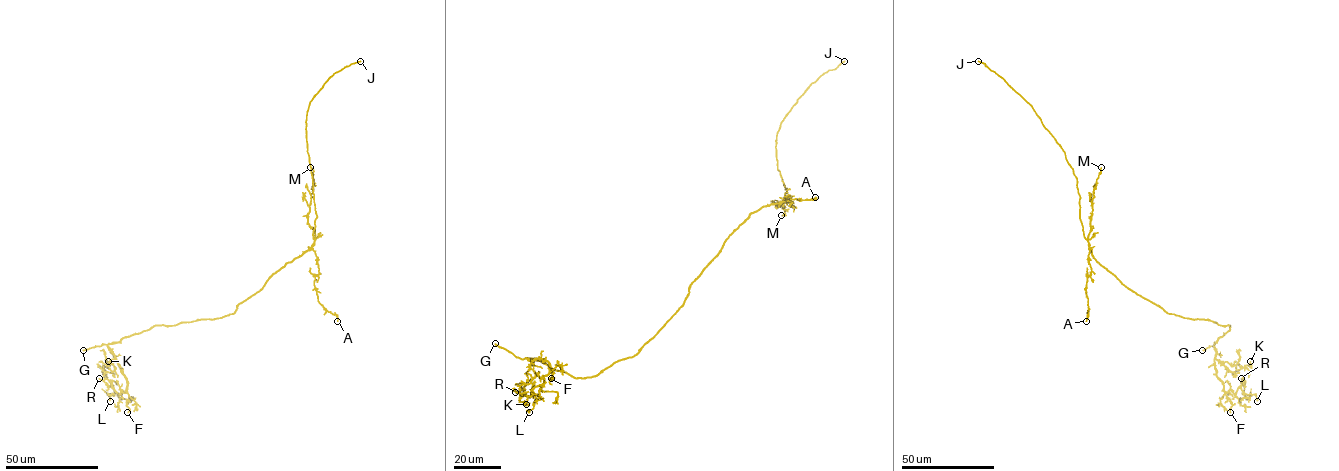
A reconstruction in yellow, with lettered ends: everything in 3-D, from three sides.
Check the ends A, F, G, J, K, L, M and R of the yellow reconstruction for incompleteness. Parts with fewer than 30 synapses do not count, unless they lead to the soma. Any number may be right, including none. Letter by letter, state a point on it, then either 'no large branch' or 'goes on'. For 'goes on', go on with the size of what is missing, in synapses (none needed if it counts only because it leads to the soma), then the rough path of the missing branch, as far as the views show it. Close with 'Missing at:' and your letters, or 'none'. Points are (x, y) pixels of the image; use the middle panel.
A: (815, 197) | no large branch
F: (551, 378) | no large branch
G: (495, 343) | goes on
J: (844, 61) | goes on | 50 syn | (844, 61), (859, 55), (849, 44), (851, 30)
K: (526, 404) | no large branch
L: (529, 412) | no large branch
M: (781, 215) | no large branch
R: (515, 392) | no large branch
Missing at: G, J

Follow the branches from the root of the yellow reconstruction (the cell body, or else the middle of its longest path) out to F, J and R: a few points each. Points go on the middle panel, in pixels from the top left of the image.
F: (720, 250), (691, 284), (683, 305), (633, 356), (583, 378), (526, 358), (546, 360), (551, 378)
J: (720, 250), (752, 212), (786, 198), (789, 189), (784, 187), (776, 159), (781, 122), (812, 83), (844, 61)
R: (720, 250), (683, 305), (635, 354), (583, 378), (526, 358), (546, 360), (550, 371), (529, 397), (515, 392)

